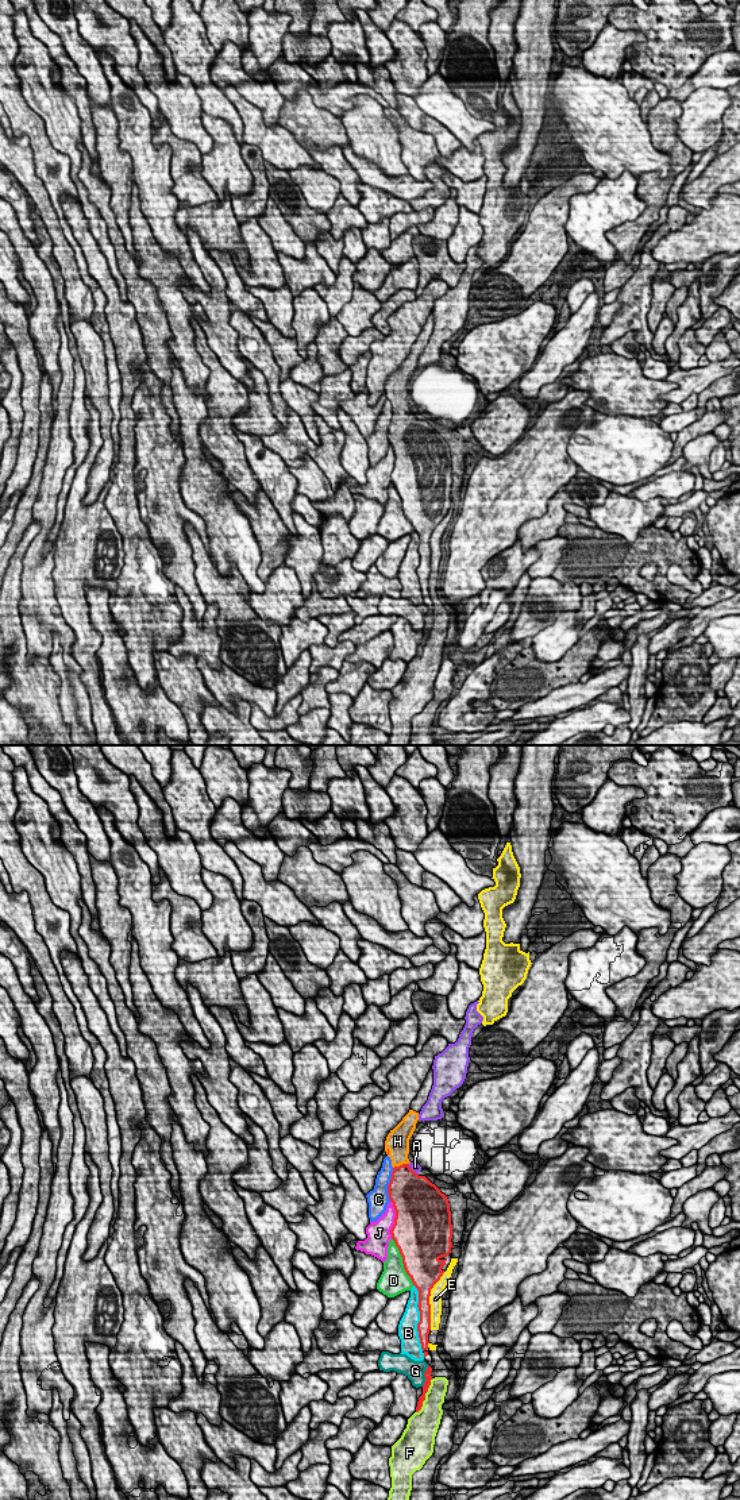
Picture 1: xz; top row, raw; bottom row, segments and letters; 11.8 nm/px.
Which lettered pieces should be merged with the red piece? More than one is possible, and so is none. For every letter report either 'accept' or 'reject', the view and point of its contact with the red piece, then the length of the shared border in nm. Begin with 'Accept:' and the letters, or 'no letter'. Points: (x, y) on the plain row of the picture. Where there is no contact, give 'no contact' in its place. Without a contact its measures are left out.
Accept: H
A: reject; contact xz (411, 413); length 190 nm
B: reject; contact xz (420, 560); length 800 nm
C: reject; contact xz (389, 428); length 400 nm
D: reject; contact xz (403, 505); length 600 nm
E: reject; contact xz (428, 544); length 700 nm
F: reject; contact xz (424, 640); length 460 nm
G: reject; contact xz (424, 620); length 260 nm
H: accept; contact xz (400, 409); length 200 nm
J: reject; contact xz (394, 463); length 440 nm

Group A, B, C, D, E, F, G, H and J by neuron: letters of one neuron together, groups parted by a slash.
A / B / C / D / E F / G / H / J

